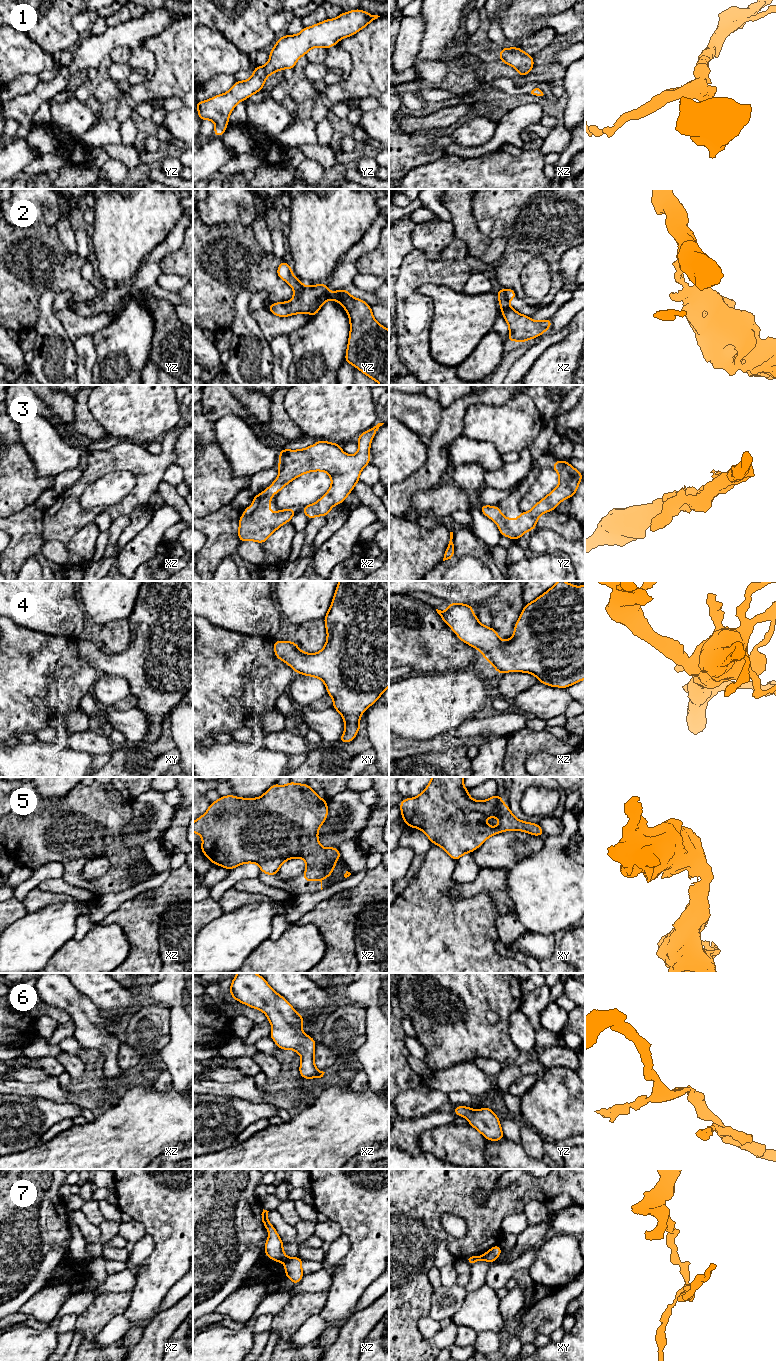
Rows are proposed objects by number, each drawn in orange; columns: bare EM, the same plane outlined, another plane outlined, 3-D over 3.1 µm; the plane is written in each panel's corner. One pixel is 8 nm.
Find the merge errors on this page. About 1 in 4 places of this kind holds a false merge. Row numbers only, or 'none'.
2, 7

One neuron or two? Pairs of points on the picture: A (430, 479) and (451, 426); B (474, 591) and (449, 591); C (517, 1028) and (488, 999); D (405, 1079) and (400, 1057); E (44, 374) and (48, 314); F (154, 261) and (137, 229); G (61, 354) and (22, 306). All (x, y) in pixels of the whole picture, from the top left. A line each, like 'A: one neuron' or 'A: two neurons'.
A: one neuron
B: one neuron
C: two neurons
D: one neuron
E: one neuron
F: two neurons
G: two neurons

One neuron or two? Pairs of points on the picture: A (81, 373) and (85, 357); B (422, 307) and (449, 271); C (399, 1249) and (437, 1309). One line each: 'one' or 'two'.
A: one
B: one
C: two

